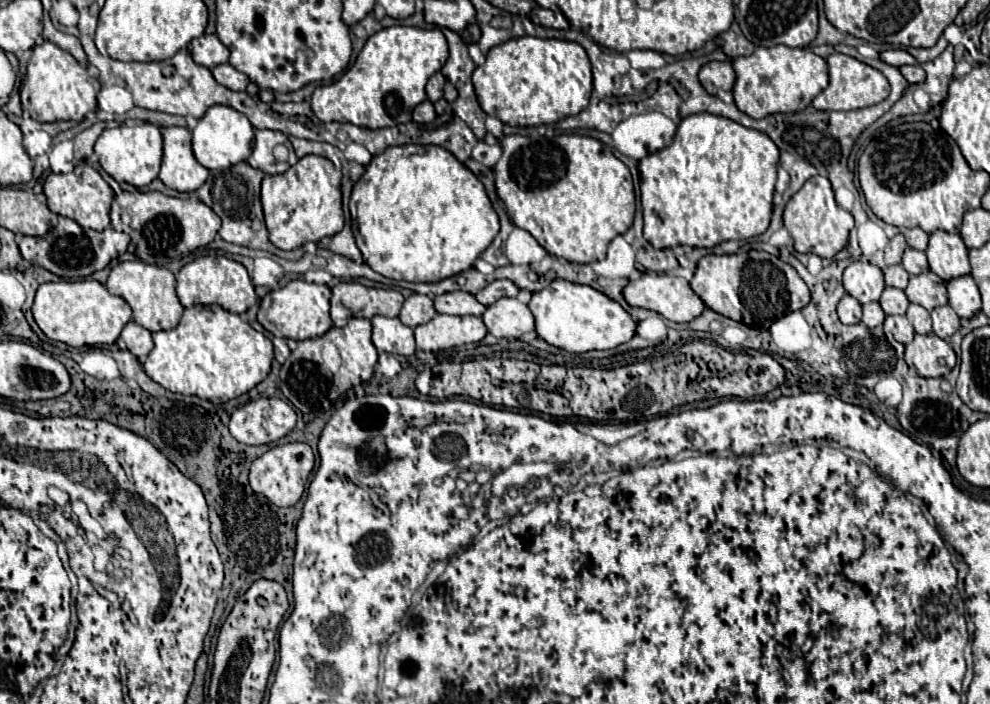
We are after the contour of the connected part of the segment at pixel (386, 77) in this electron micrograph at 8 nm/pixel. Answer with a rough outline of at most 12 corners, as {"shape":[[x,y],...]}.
{"shape":[[392,25],[316,87],[320,121],[412,121],[448,59],[440,29]]}

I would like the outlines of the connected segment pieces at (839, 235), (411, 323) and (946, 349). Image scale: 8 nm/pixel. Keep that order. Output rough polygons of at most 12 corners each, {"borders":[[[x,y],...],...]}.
{"borders":[[[810,177],[786,203],[798,253],[832,259],[854,217],[826,177]],[[412,293],[404,301],[400,321],[408,327],[428,323],[432,299]],[[916,335],[912,365],[922,377],[944,377],[956,353],[938,335]]]}

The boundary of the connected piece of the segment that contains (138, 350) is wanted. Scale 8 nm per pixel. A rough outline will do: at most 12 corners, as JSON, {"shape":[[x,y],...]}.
{"shape":[[130,321],[122,339],[140,361],[152,351],[152,333]]}

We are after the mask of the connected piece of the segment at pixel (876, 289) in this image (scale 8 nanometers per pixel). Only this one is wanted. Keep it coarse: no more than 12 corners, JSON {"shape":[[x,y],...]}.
{"shape":[[868,261],[844,269],[844,289],[862,305],[878,301],[882,271]]}

